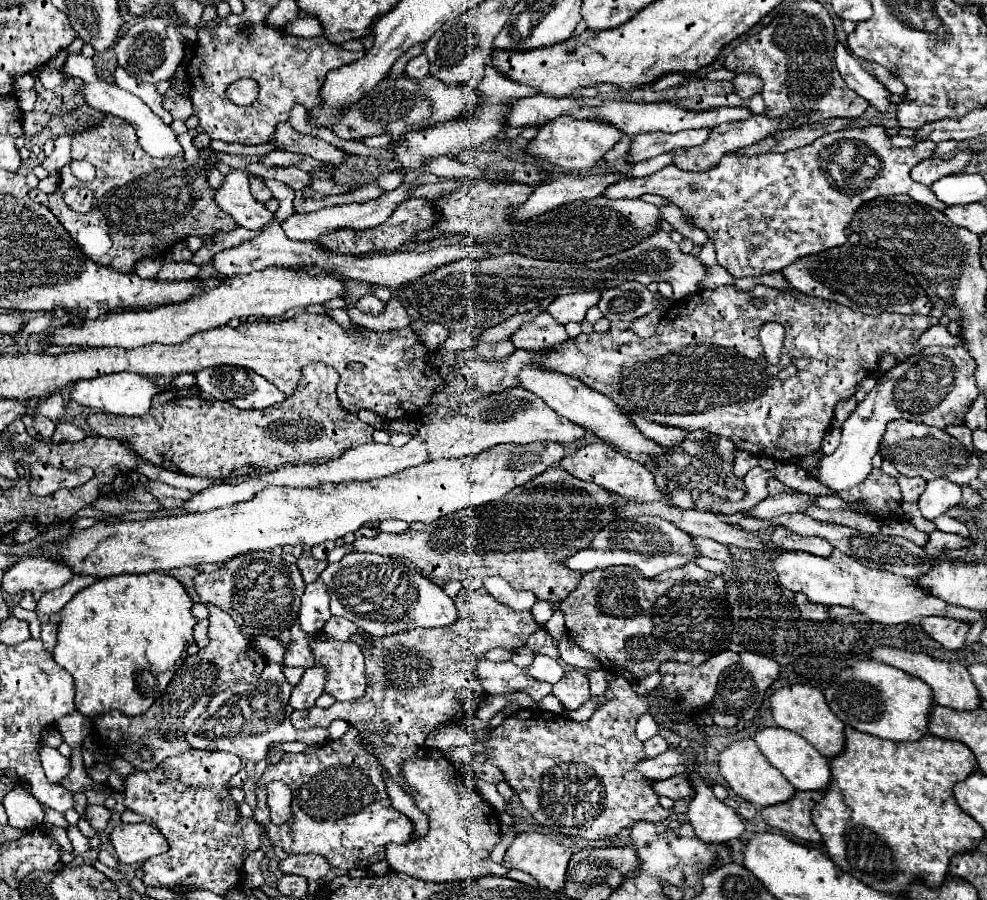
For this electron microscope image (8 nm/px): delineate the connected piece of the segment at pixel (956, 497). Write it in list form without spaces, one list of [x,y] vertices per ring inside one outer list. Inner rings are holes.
[[[935,479],[927,483],[927,489],[919,499],[919,509],[929,521],[933,521],[947,509],[955,507],[959,501],[961,501],[959,485],[949,483],[947,479]]]

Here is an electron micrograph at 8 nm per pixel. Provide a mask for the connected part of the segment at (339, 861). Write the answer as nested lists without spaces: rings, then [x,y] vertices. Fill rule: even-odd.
[[[349,727],[341,739],[329,739],[323,745],[309,747],[307,753],[287,753],[281,763],[267,767],[267,771],[271,775],[265,775],[257,787],[255,819],[261,825],[269,825],[265,789],[271,781],[287,783],[295,795],[295,833],[271,833],[275,845],[285,853],[317,853],[333,867],[351,871],[369,869],[373,863],[383,861],[389,843],[411,841],[413,821],[391,805],[383,785],[385,769],[363,749],[355,727]]]

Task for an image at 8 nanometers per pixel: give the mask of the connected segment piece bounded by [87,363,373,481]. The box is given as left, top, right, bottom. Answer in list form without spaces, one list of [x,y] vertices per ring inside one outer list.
[[[309,363],[301,369],[301,381],[291,397],[283,403],[273,405],[261,411],[241,411],[227,401],[217,401],[213,397],[205,399],[199,387],[187,389],[167,389],[153,397],[151,409],[143,417],[123,417],[123,415],[109,415],[97,413],[89,415],[87,423],[93,433],[101,437],[115,437],[115,439],[129,439],[131,451],[139,453],[153,465],[165,467],[169,471],[197,475],[197,477],[213,477],[213,479],[229,479],[231,471],[243,465],[255,465],[257,469],[277,469],[281,465],[303,465],[315,463],[317,459],[331,461],[341,457],[347,449],[359,447],[363,443],[373,441],[373,427],[363,423],[357,415],[349,415],[337,407],[336,387],[339,374],[333,367],[323,363]]]

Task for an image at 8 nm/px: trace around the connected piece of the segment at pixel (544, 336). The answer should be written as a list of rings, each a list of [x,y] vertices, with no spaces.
[[[543,311],[535,319],[521,323],[521,327],[511,335],[511,343],[517,349],[529,351],[547,351],[557,343],[565,343],[569,337],[559,323],[553,323],[553,317]]]

